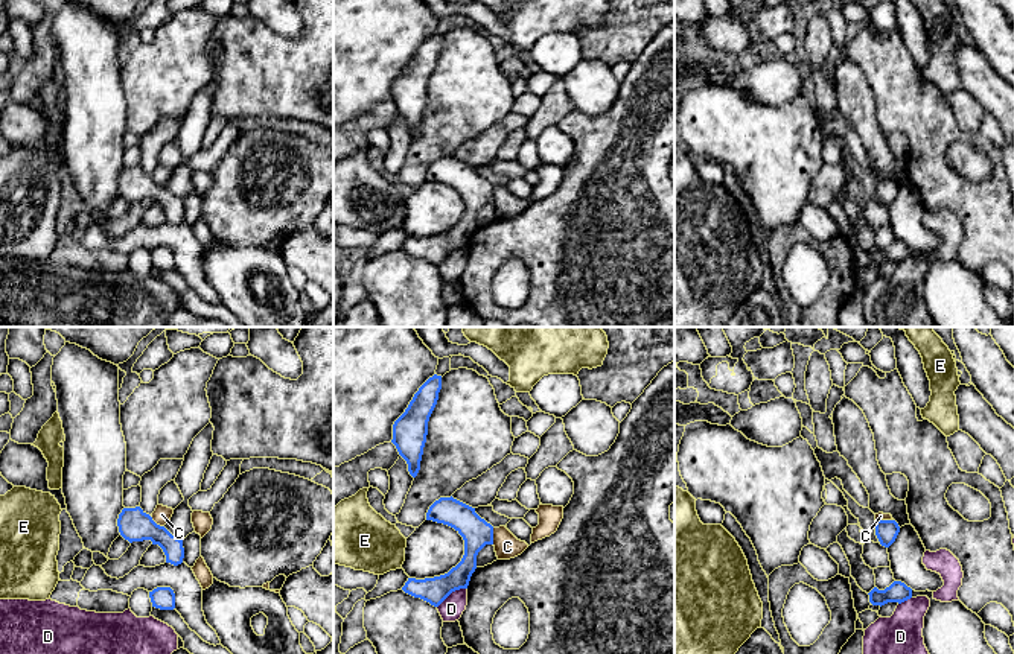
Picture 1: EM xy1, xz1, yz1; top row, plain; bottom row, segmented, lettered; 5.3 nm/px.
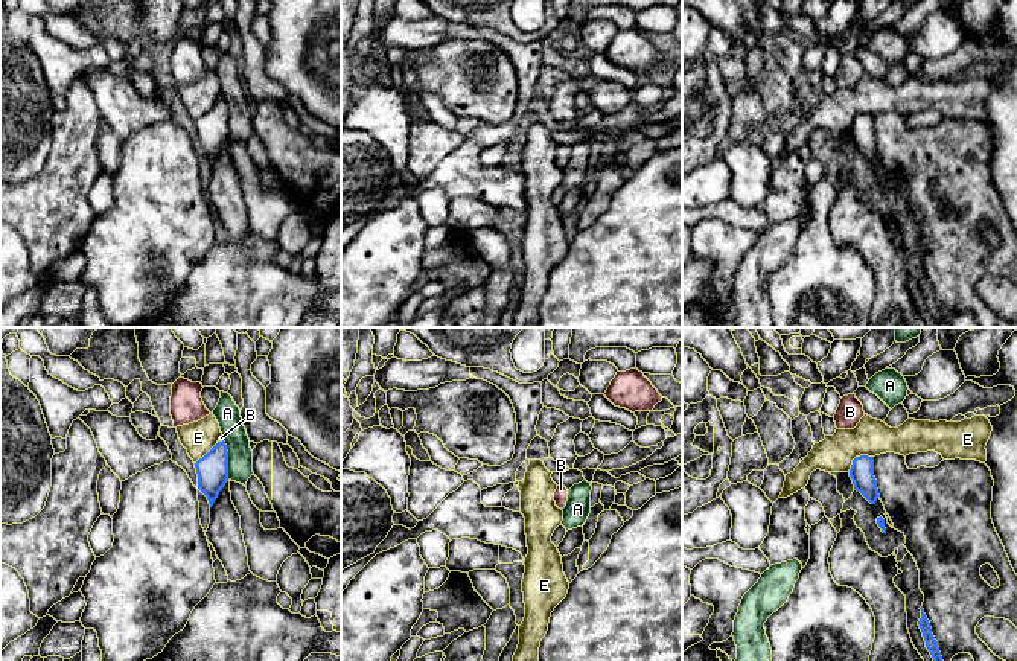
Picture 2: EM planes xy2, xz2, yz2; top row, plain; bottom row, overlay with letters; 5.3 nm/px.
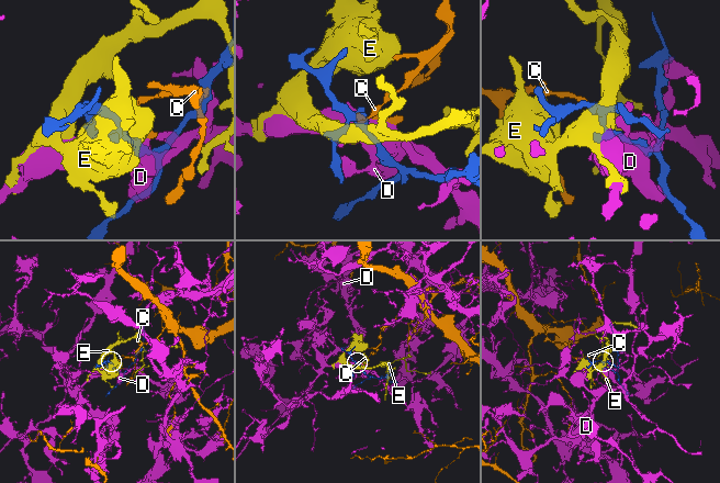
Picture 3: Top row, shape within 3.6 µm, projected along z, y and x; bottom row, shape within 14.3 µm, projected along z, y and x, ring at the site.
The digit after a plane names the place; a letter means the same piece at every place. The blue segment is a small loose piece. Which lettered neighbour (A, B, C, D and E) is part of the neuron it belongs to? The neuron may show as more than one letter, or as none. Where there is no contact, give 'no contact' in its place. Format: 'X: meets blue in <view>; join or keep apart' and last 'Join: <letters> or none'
A: meets blue in xy2; keep apart
B: meets blue in xy2; join
C: meets blue in xz1; keep apart
D: meets blue in xz1; keep apart
E: meets blue in yz2; keep apart
Join: B

